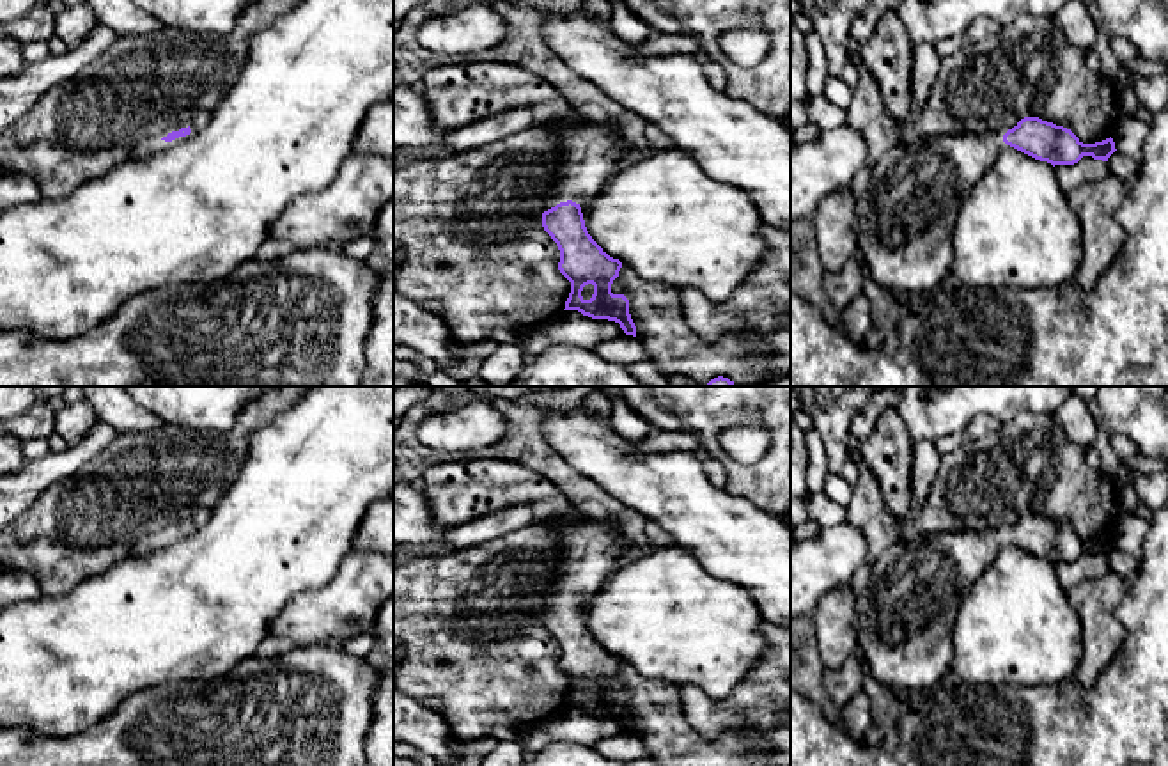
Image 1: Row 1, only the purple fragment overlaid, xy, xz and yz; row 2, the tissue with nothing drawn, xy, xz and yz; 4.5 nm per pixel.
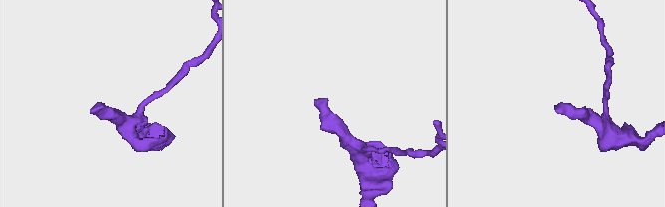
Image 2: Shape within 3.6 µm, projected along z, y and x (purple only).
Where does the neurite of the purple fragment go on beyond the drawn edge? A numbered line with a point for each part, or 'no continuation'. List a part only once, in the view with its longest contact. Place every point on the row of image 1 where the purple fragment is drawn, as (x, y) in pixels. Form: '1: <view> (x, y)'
1: xz (591, 146)

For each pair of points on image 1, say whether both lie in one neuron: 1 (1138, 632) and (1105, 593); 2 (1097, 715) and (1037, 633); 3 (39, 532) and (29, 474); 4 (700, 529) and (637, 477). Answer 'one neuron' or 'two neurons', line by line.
1: two neurons
2: two neurons
3: two neurons
4: one neuron

